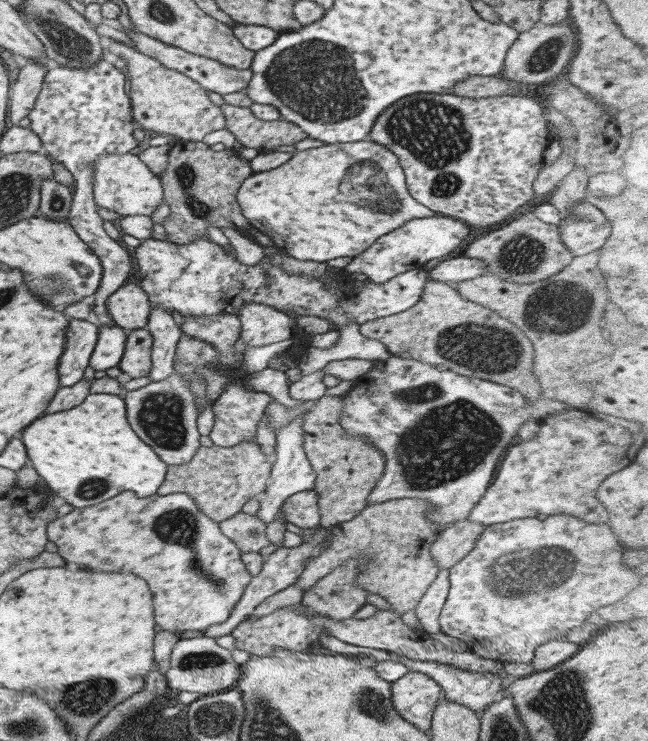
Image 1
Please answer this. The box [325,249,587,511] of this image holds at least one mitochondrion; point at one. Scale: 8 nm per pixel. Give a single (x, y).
(450, 440)

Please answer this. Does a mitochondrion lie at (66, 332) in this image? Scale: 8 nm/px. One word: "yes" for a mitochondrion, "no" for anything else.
no

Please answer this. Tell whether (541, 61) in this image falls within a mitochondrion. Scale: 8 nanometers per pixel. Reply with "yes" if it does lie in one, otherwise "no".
yes

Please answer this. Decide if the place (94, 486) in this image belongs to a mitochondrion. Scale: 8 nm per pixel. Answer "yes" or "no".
yes

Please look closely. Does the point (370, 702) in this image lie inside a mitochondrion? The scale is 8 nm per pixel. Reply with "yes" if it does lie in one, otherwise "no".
yes

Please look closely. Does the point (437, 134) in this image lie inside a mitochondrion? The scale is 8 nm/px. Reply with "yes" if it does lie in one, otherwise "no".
yes

